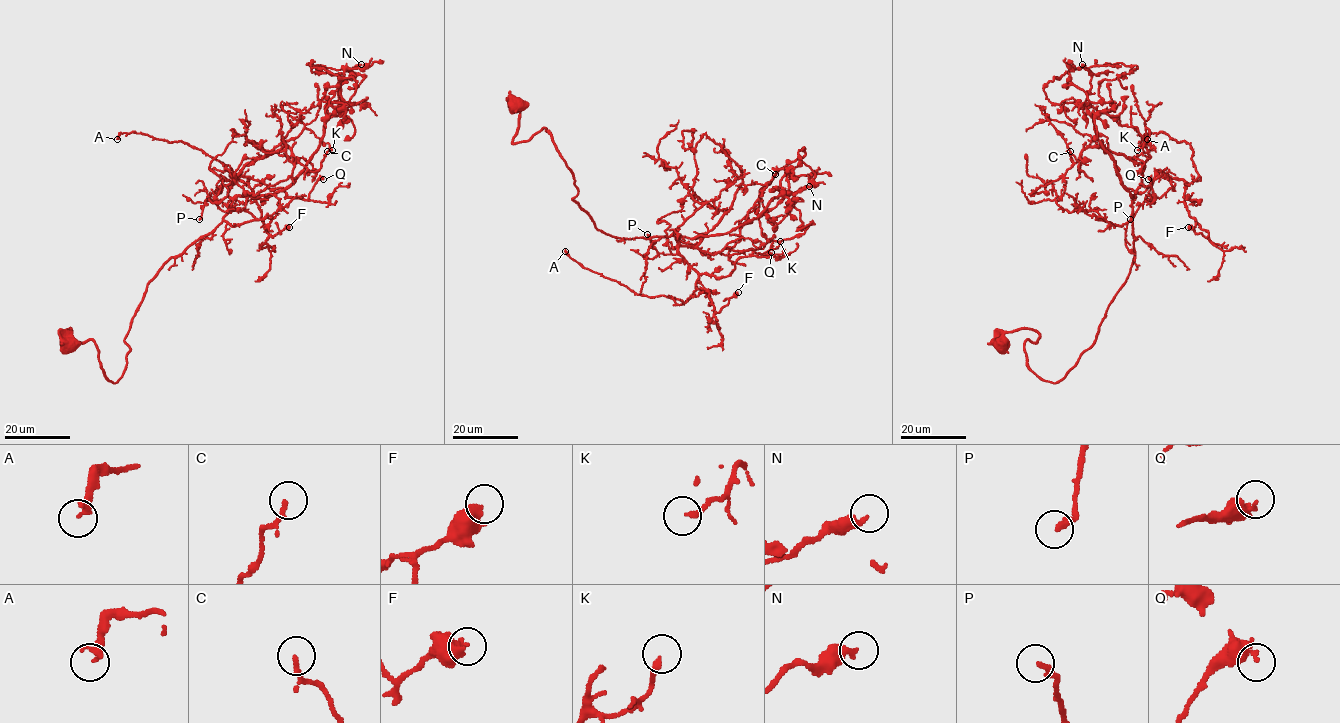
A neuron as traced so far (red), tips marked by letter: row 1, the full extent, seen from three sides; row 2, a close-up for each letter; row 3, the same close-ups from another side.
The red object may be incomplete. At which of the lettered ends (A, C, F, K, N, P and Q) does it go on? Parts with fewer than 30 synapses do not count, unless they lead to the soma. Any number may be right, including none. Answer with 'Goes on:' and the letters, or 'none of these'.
Goes on: none of these

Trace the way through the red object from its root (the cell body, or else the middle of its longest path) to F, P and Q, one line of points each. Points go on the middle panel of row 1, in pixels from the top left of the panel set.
F: (516, 105), (513, 142), (547, 131), (572, 199), (599, 230), (679, 236), (715, 312), (738, 292)
P: (516, 105), (513, 142), (547, 131), (572, 199), (599, 230), (679, 236), (677, 252), (659, 253), (647, 234)
Q: (516, 105), (513, 142), (547, 131), (572, 199), (603, 233), (679, 236), (684, 260), (716, 278), (771, 252)

